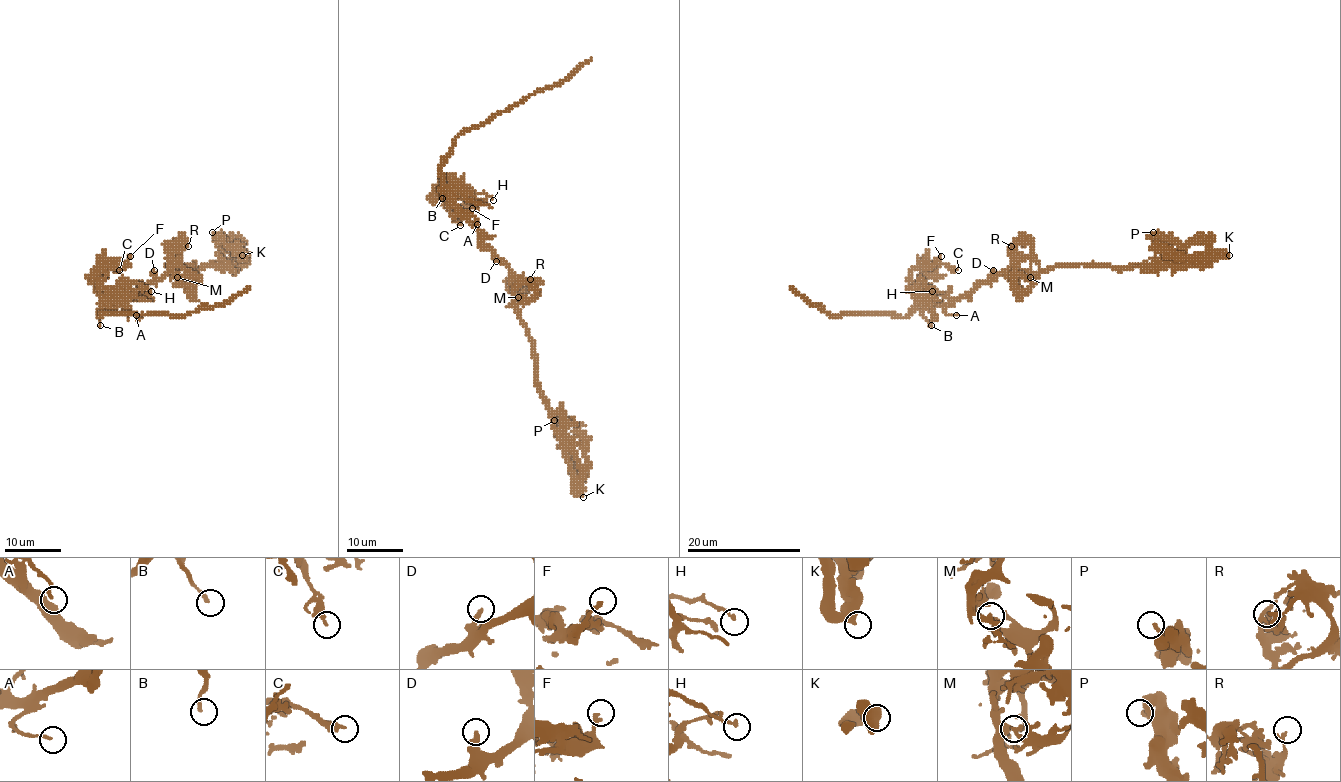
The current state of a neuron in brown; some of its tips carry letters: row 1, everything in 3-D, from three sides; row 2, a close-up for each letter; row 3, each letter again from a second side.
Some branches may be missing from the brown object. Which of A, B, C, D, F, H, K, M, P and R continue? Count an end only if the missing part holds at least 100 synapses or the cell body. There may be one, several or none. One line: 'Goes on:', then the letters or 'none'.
Goes on: none

